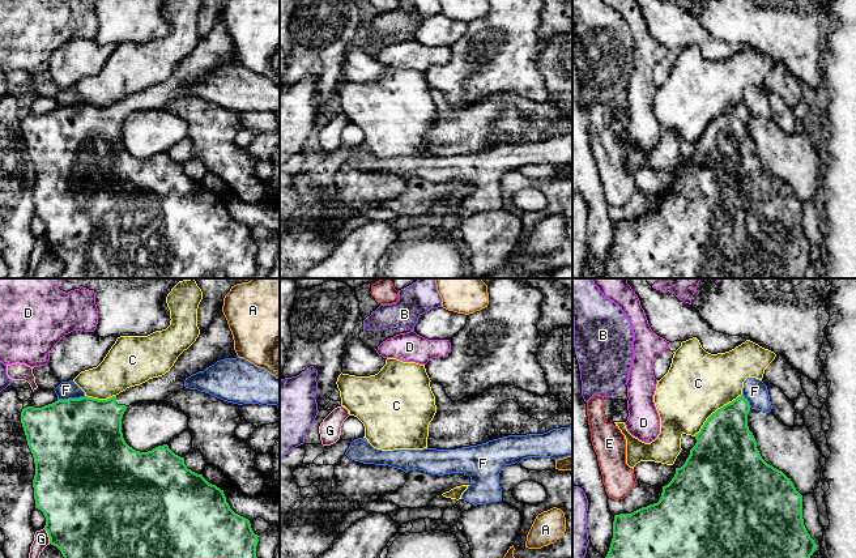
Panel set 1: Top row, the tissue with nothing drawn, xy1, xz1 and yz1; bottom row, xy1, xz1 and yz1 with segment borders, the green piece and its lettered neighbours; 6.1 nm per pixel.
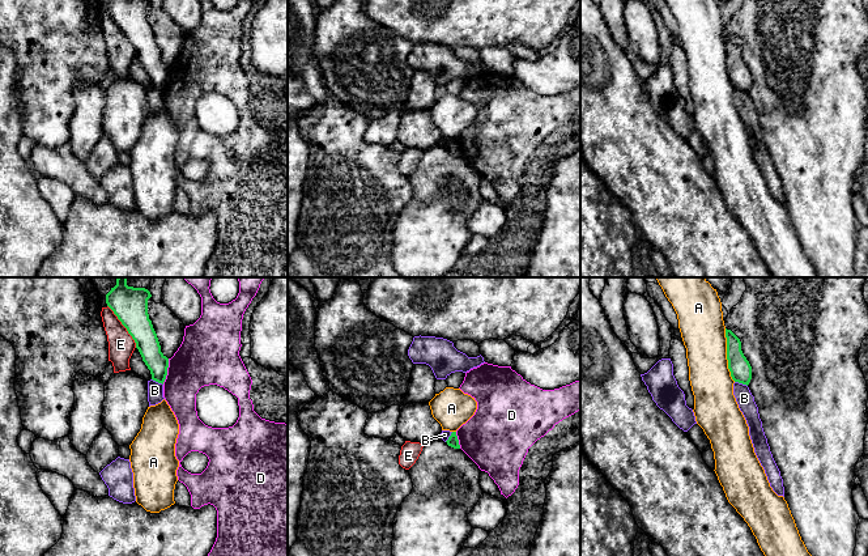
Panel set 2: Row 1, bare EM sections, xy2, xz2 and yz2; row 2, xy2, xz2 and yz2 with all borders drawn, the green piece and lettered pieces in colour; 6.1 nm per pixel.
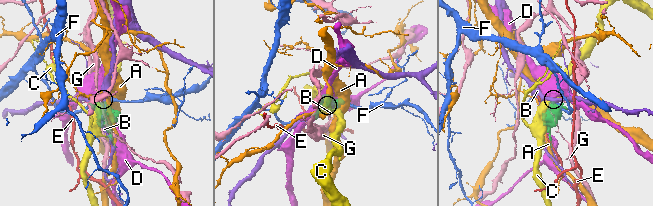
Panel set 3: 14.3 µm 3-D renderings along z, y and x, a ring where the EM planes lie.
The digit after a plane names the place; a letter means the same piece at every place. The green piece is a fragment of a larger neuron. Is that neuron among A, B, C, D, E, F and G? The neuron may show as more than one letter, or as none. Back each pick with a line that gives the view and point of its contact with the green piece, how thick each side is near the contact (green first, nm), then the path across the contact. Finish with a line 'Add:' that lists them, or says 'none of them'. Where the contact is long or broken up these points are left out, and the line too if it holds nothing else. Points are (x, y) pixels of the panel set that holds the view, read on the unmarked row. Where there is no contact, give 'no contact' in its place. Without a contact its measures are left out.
Add: none of them

